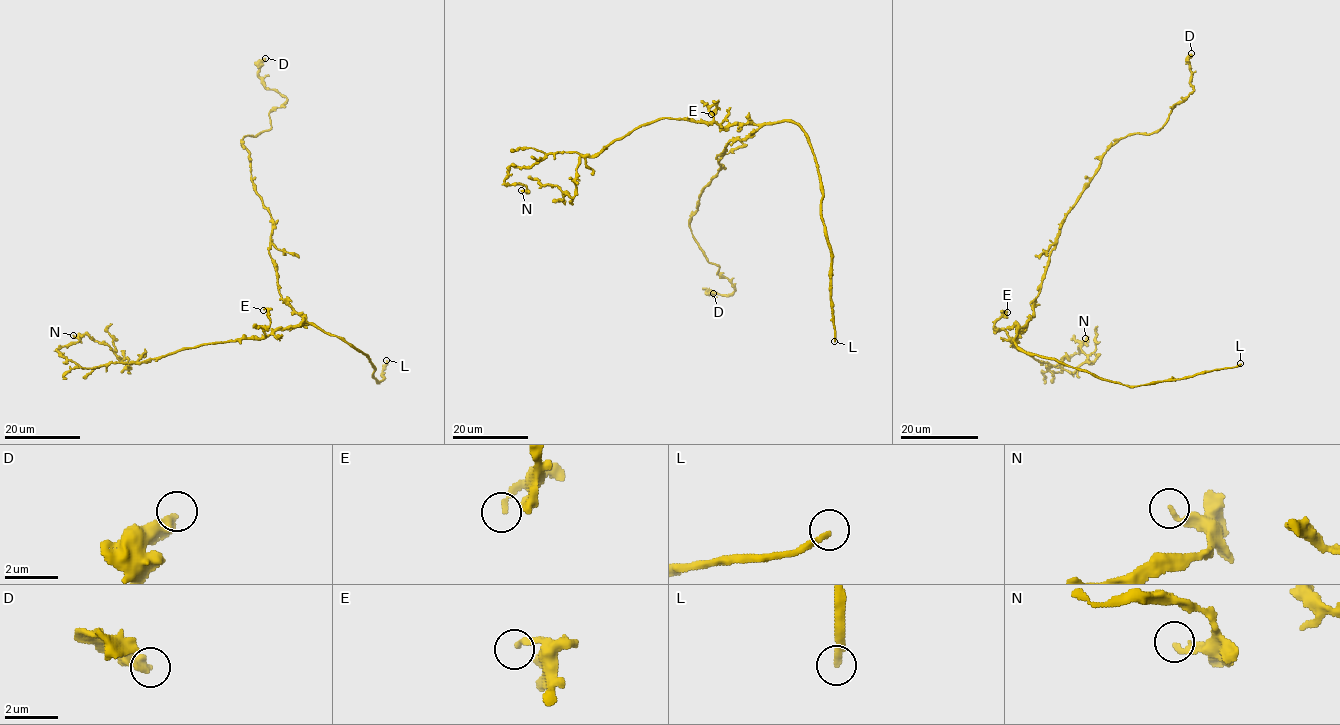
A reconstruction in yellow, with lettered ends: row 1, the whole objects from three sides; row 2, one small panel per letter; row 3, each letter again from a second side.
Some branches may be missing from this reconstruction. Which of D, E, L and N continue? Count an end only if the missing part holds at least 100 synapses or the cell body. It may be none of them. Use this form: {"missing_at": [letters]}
{"missing_at": ["L"]}

